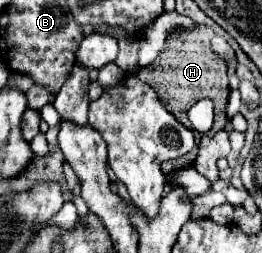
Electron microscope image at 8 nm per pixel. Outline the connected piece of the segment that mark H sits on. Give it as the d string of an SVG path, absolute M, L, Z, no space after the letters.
M198 25L194 31L182 31L182 33L172 33L170 35L170 45L166 47L166 55L162 63L152 65L152 67L142 67L138 71L140 79L150 83L164 107L174 113L178 121L186 125L186 111L200 99L210 99L214 103L214 129L220 131L226 123L226 103L230 95L228 87L228 77L226 77L226 65L216 59L216 55L210 51L210 41L214 37L214 31L206 25Z

